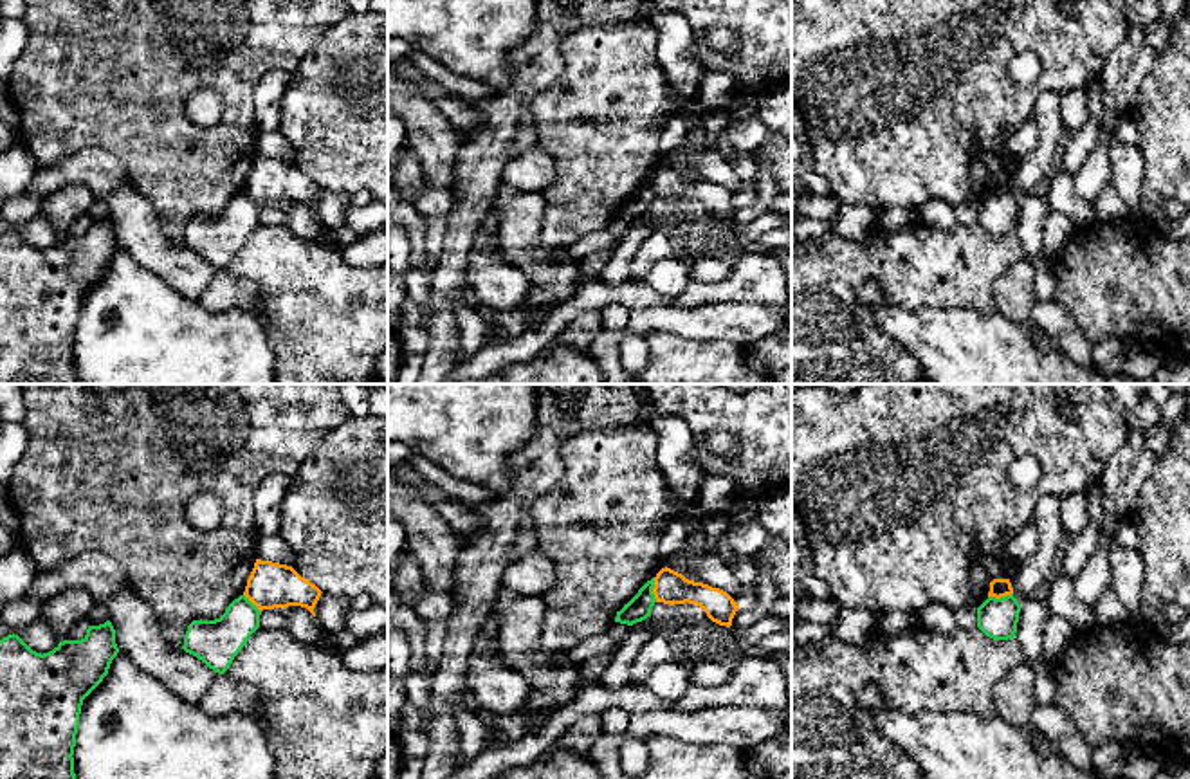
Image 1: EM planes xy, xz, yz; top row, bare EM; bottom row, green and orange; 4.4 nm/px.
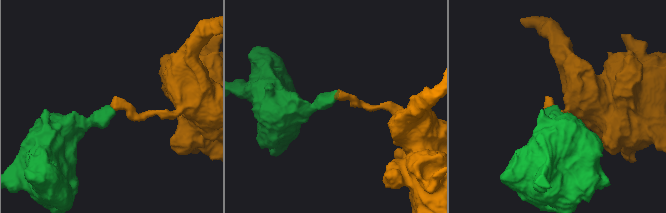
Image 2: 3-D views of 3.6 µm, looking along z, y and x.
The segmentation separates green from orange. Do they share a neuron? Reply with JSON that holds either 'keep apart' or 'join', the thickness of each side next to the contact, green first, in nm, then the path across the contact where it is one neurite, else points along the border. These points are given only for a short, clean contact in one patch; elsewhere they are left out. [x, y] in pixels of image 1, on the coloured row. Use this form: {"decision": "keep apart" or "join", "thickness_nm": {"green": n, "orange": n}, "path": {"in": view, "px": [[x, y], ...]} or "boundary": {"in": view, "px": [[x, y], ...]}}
{"decision": "keep apart", "thickness_nm": {"green": 110, "orange": 140}, "boundary": {"in": "xz", "px": [[653, 577], [653, 597], [657, 601]]}}

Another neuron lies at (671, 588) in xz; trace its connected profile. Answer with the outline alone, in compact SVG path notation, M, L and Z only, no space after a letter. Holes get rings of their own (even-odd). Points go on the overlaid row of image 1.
M662 568L654 577L653 588L656 602L696 604L707 617L719 626L732 626L739 604L723 590L685 579L682 573Z

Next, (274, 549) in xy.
M258 536L256 559L292 566L296 554L281 536Z

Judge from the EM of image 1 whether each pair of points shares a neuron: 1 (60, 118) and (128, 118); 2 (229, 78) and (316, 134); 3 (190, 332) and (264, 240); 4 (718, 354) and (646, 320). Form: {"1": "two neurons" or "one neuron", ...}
{"1": "one neuron", "2": "two neurons", "3": "two neurons", "4": "two neurons"}

